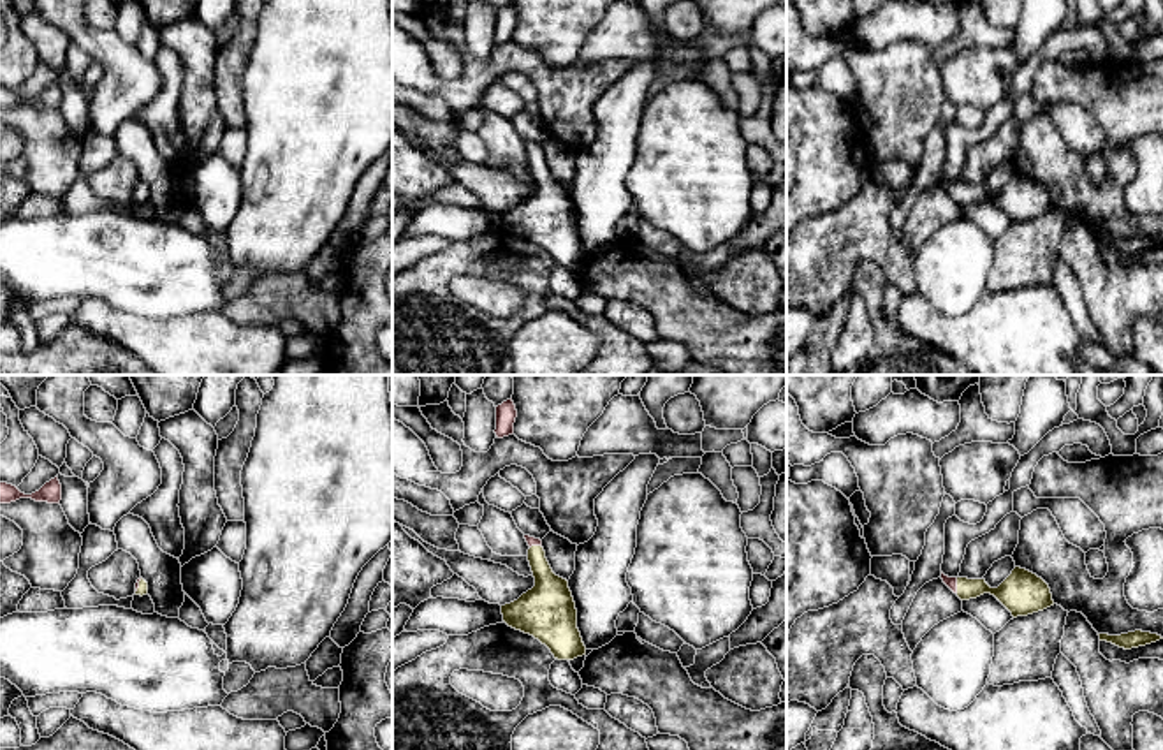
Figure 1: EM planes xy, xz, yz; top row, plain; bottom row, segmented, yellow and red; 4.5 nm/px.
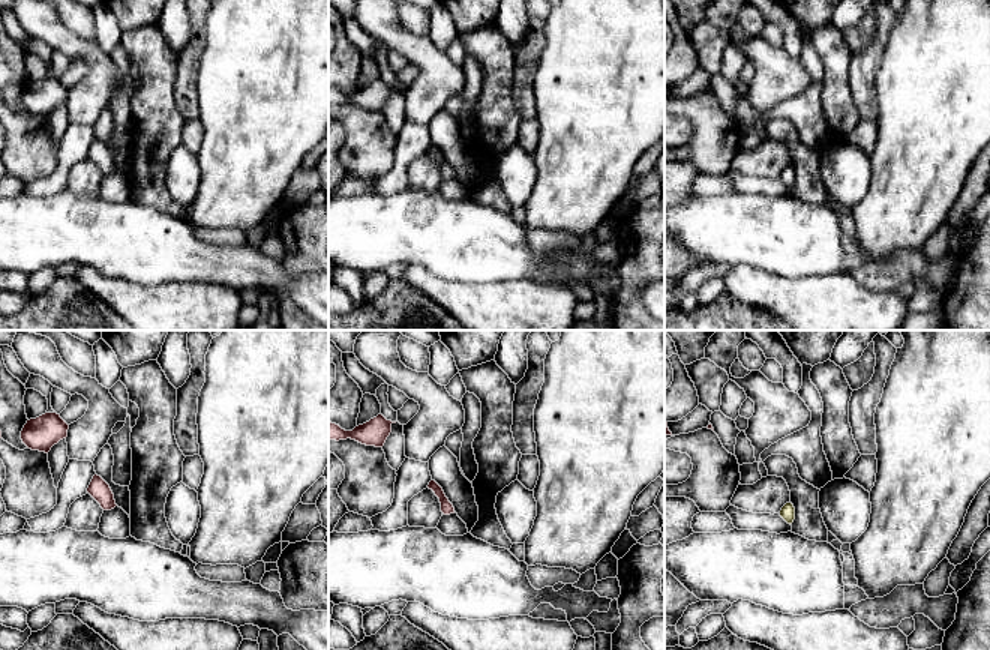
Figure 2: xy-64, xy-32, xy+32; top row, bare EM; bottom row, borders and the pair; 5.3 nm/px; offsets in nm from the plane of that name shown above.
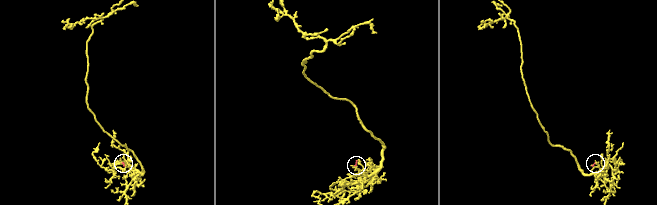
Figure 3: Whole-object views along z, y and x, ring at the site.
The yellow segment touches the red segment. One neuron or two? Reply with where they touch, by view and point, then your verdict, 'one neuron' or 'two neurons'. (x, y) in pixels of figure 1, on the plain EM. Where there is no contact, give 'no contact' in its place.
yz (958, 191) | one neuron

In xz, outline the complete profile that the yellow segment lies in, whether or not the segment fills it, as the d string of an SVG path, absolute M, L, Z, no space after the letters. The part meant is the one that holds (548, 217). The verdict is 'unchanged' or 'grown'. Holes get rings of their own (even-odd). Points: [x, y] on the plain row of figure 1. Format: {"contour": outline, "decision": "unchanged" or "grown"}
{"contour": "M530 141L524 144L530 151L528 167L535 192L517 206L501 211L503 227L538 245L558 266L586 261L568 187L552 178L540 144Z", "decision": "grown"}

